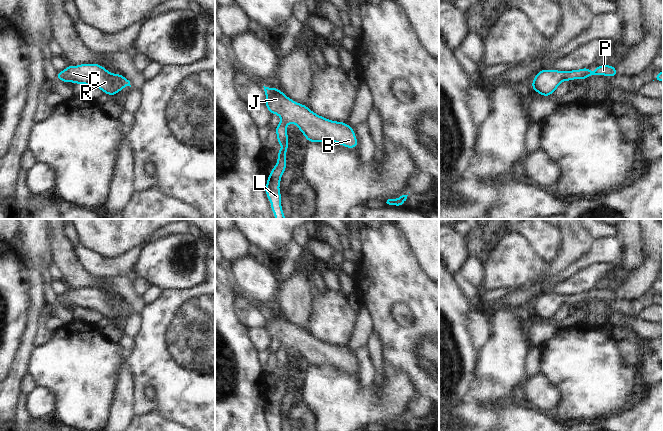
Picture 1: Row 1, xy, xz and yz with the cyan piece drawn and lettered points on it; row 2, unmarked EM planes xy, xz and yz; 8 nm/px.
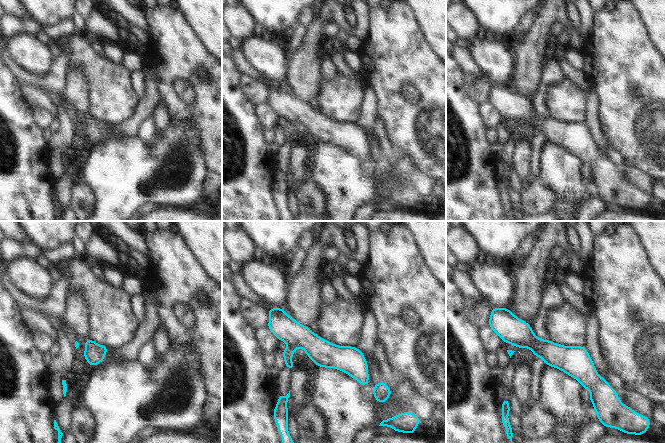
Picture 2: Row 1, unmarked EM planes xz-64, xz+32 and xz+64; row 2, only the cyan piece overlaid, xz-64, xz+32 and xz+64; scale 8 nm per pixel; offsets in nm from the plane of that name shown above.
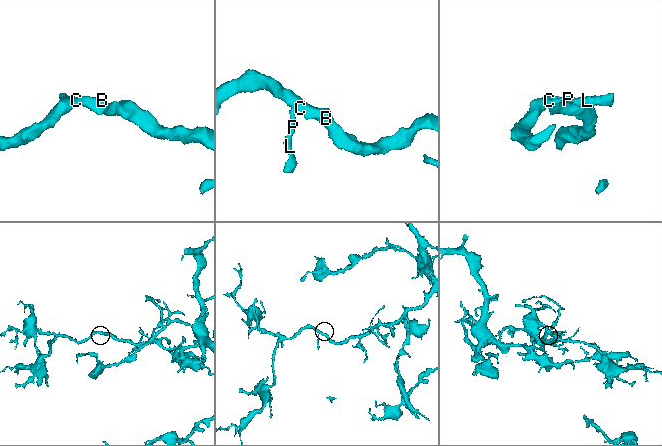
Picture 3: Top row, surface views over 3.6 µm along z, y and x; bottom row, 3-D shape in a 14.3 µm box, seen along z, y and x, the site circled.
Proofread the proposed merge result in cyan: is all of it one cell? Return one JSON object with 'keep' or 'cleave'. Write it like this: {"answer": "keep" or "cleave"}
{"answer": "keep"}

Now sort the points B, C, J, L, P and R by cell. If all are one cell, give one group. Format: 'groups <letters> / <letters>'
groups B C J L P R

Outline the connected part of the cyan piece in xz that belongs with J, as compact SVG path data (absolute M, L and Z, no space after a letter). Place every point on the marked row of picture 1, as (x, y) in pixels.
M263 87L266 95L265 106L271 114L277 114L281 118L275 131L277 142L282 145L277 154L277 164L272 168L271 175L267 177L264 192L271 201L271 211L275 213L275 219L286 219L281 207L282 198L279 185L281 176L286 170L286 152L289 146L287 124L296 124L308 142L333 141L352 149L357 148L358 141L353 127L348 126L345 122L335 122L315 114L305 104L291 100L278 88Z

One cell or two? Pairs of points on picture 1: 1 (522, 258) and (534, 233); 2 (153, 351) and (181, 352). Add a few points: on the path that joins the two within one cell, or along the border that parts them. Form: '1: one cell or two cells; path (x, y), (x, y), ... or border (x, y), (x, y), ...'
1: two cells; border (517, 231), (528, 240), (529, 245), (544, 261)
2: one cell; path (160, 351), (174, 351)

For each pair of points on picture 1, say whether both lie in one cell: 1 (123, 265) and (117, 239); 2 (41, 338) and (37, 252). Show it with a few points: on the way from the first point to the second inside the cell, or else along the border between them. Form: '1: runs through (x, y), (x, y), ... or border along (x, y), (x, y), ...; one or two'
1: border along (141, 244), (111, 258), (104, 258), (97, 254); two
2: border along (46, 305), (39, 316), (34, 338); two

